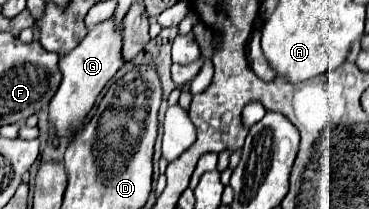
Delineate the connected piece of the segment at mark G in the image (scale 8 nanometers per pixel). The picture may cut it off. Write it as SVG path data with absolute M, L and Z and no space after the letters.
M114 17L106 19L104 23L98 23L94 29L88 31L88 35L80 41L80 45L76 49L72 49L68 55L60 57L62 83L50 101L50 123L54 125L56 133L68 135L72 129L76 129L84 123L88 111L94 107L96 97L100 95L100 91L106 87L106 83L114 77L114 73L122 65L124 65L122 25L118 27L114 23Z

